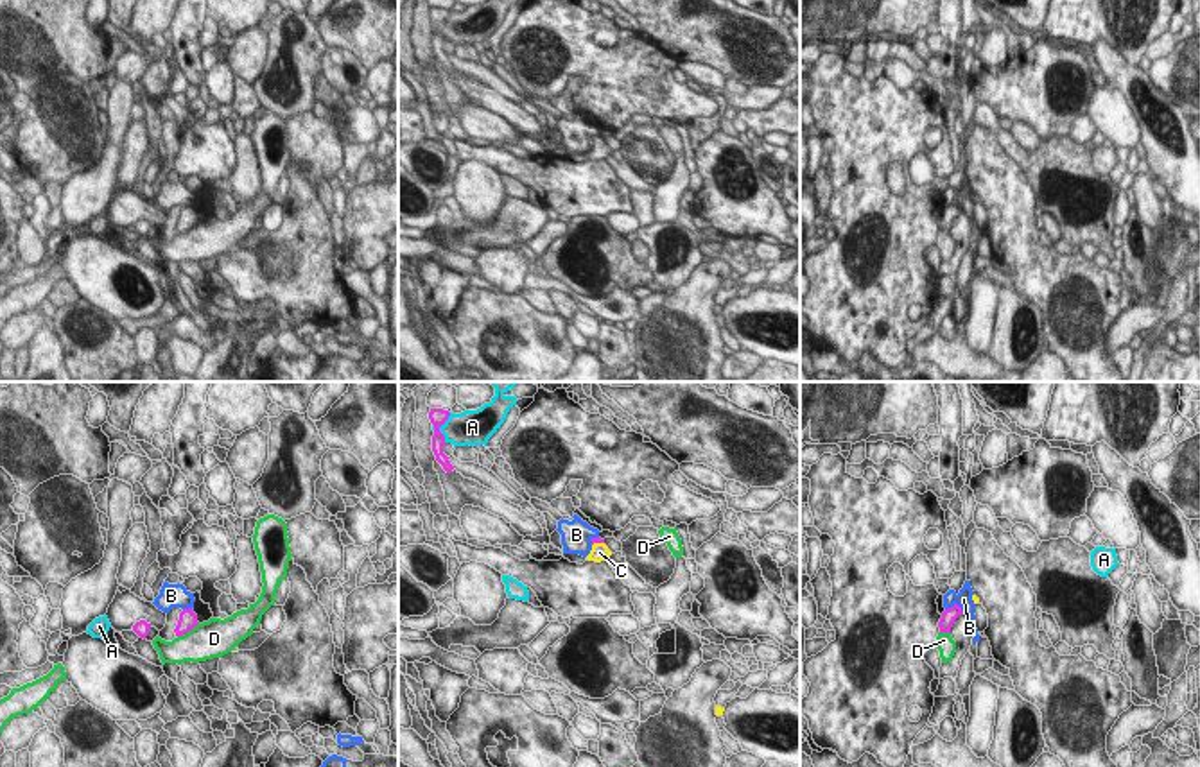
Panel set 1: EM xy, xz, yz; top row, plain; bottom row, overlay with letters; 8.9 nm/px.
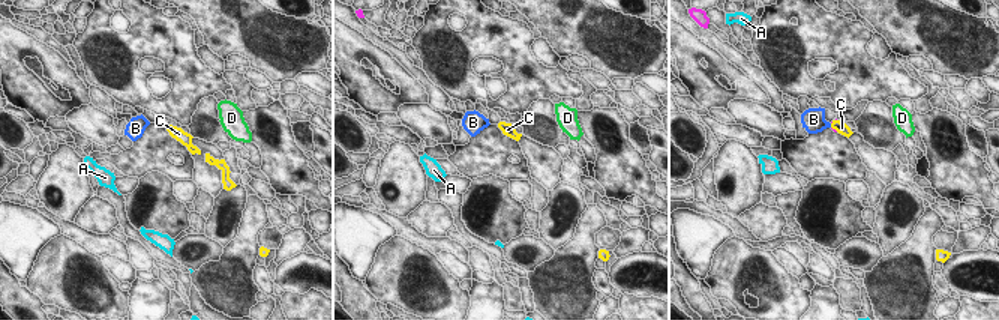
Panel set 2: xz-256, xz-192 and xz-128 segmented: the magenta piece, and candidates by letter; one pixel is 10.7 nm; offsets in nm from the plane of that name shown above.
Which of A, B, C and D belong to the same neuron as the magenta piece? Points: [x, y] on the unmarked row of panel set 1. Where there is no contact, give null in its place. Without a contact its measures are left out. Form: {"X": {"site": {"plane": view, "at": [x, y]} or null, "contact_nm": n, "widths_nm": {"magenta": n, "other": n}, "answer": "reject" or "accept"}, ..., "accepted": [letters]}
{"A": {"site": {"plane": "xz", "at": [440, 24]}, "contact_nm": 280, "widths_nm": {"magenta": 160, "other": 300}, "answer": "reject"}, "B": {"site": {"plane": "yz", "at": [955, 203]}, "contact_nm": 180, "widths_nm": {"magenta": 130, "other": 160}, "answer": "reject"}, "C": {"site": {"plane": "xz", "at": [598, 140]}, "contact_nm": 120, "widths_nm": {"magenta": 60, "other": 160}, "answer": "accept"}, "D": {"site": {"plane": "xy", "at": [187, 230]}, "contact_nm": 240, "widths_nm": {"magenta": 160, "other": 340}, "answer": "reject"}, "accepted": ["C"]}

